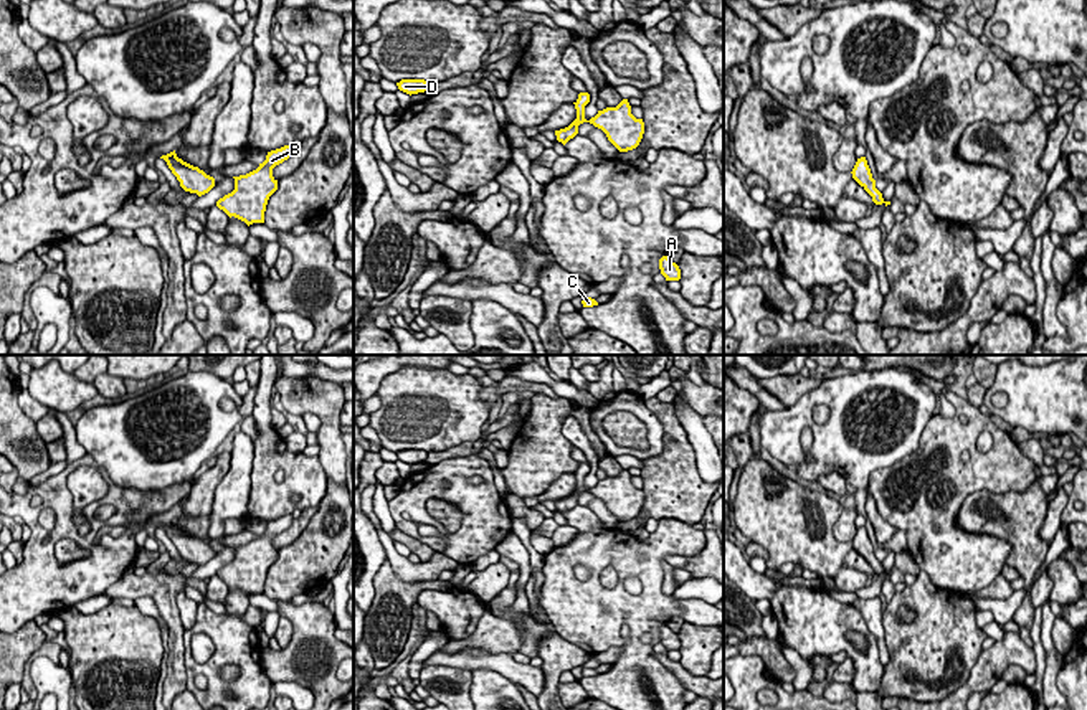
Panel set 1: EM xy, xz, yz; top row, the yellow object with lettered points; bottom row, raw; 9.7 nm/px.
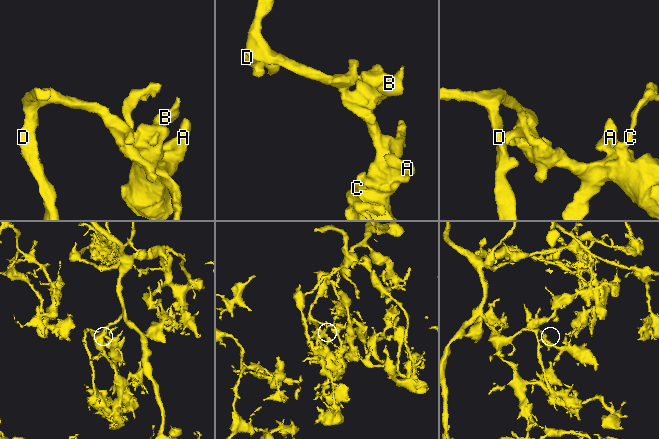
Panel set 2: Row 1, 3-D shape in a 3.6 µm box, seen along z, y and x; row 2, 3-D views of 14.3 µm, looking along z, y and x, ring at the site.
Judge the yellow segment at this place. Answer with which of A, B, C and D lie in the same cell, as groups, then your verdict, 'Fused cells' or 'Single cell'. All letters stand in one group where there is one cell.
Groups: A B C D. Single cell

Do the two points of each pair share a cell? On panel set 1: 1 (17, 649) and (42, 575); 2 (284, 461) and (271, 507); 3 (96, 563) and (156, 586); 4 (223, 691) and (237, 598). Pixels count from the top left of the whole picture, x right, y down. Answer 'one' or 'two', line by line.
1: two
2: one
3: two
4: one

